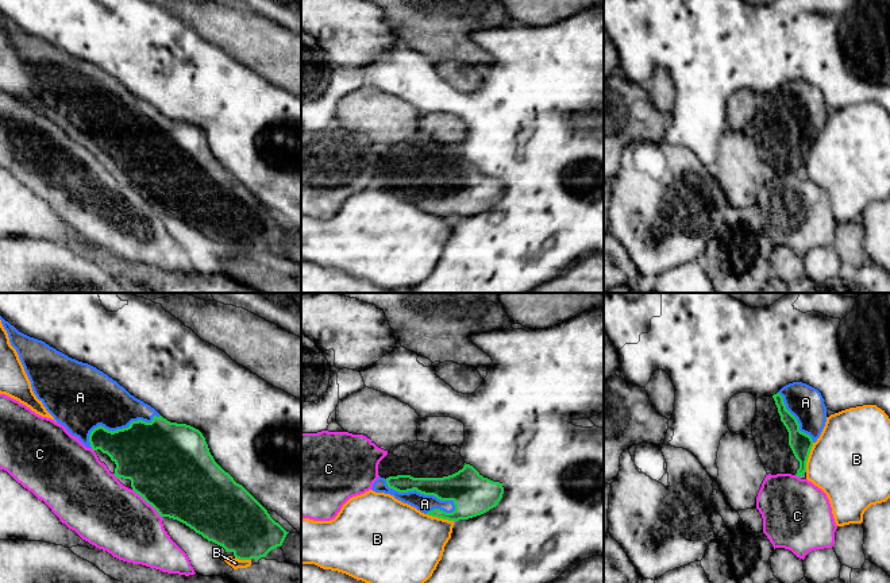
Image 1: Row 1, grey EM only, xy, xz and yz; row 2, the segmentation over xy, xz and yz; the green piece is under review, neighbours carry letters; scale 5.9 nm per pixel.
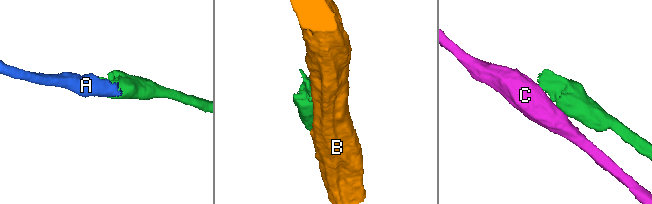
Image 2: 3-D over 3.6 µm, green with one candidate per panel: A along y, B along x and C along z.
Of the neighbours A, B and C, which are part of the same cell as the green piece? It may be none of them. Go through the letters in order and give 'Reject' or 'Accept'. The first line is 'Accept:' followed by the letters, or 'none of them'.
Accept: A
A: Accept
B: Reject
C: Reject

